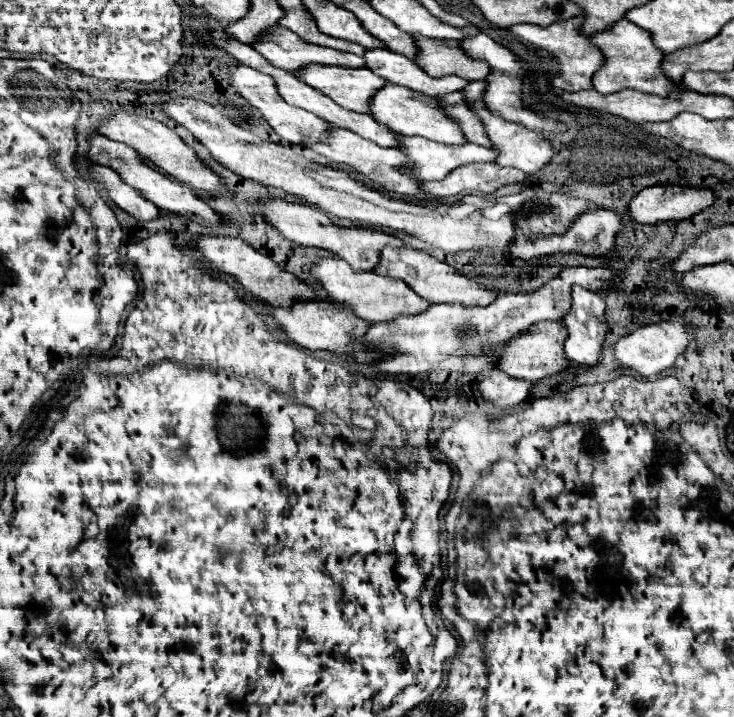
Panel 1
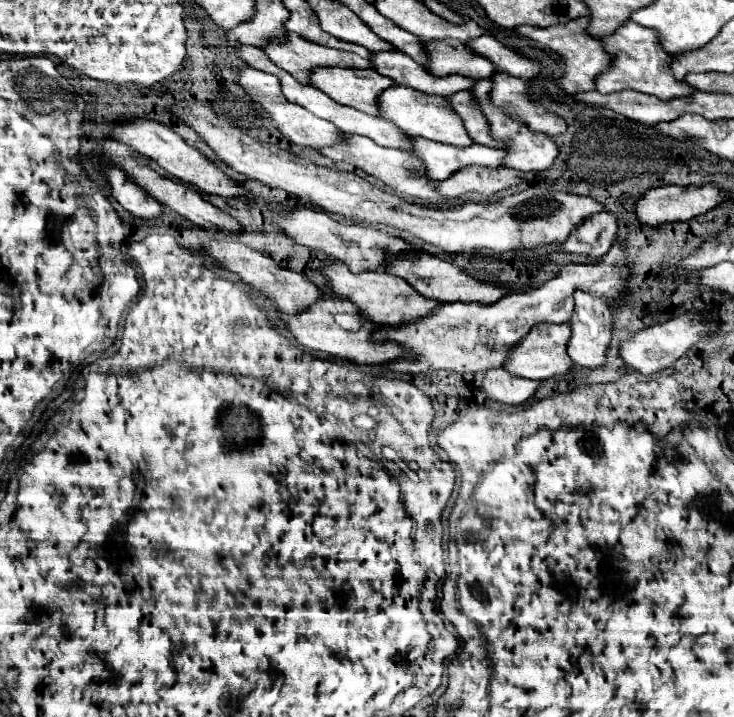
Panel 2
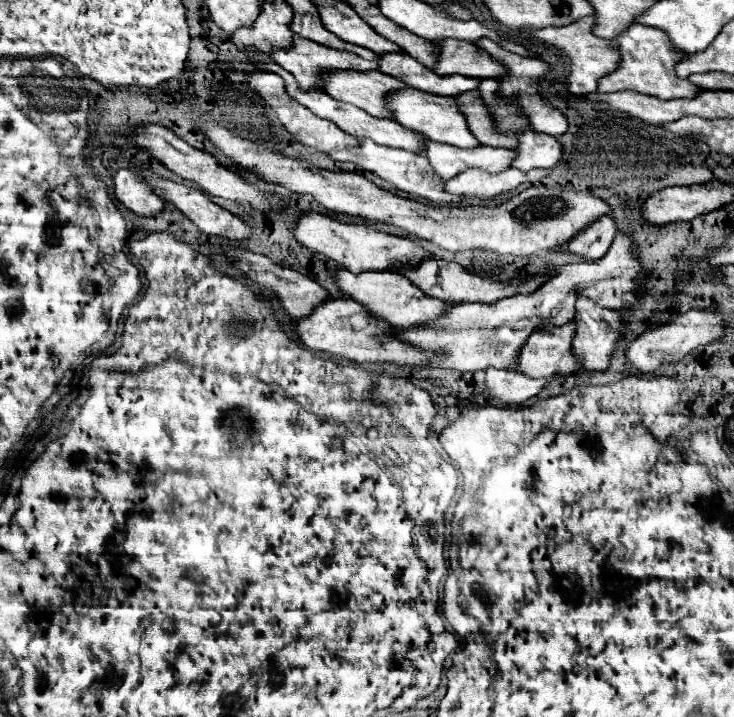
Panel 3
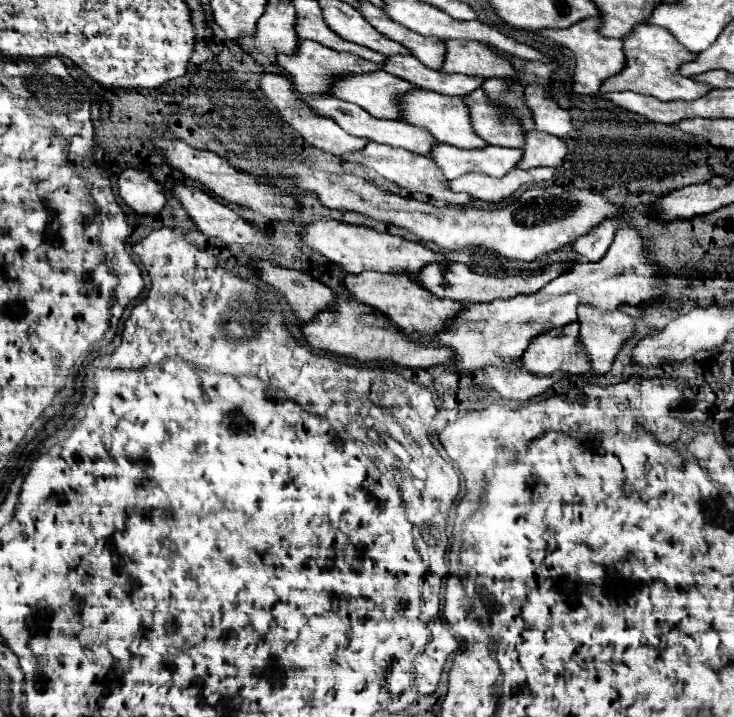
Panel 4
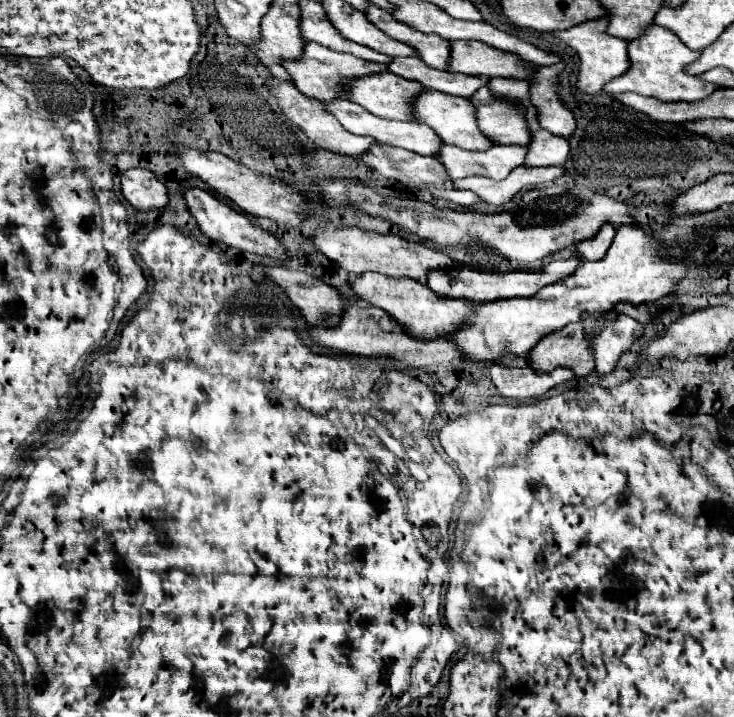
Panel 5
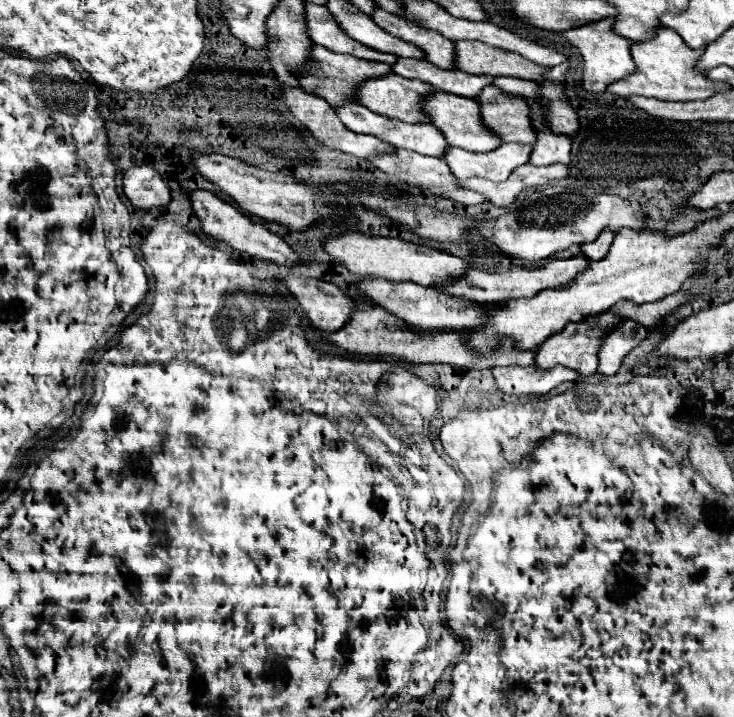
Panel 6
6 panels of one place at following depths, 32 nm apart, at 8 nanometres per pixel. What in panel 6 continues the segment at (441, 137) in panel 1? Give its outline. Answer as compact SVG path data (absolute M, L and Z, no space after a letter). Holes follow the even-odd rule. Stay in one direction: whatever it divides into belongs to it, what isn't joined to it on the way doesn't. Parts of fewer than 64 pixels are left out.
M436 92L436 94L426 96L422 108L428 114L430 124L434 124L452 146L458 146L468 152L490 152L490 150L496 150L498 146L502 146L500 136L492 136L492 132L488 132L488 128L484 128L480 124L480 106L476 104L474 98Z

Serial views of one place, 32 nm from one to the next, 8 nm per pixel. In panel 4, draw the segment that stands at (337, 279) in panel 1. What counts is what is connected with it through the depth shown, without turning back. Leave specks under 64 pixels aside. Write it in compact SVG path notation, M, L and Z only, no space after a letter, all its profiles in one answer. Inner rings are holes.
M362 272L358 276L346 276L344 286L354 294L356 300L384 312L384 316L394 322L404 334L410 332L440 332L444 328L444 320L452 320L460 308L464 308L464 302L456 300L442 300L432 296L420 282L416 282L410 276L390 276L380 272Z

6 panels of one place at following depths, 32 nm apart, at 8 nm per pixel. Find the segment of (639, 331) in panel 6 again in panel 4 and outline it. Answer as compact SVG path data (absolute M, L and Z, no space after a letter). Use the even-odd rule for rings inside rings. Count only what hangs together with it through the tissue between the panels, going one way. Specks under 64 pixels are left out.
M580 306L578 308L578 322L582 324L580 328L580 342L584 344L586 354L590 356L592 362L592 372L594 374L608 374L612 368L612 362L616 360L618 352L622 350L622 346L636 334L638 324L634 318L630 318L628 314L614 310L614 312L602 312L598 308L588 308L588 306Z

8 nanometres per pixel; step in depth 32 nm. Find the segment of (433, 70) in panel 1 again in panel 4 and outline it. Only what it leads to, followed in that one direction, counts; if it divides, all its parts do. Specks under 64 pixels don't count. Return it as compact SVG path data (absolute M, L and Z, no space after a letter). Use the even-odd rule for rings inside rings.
M446 40L446 60L442 72L460 72L466 76L482 78L516 78L518 72L512 66L510 56L492 52L482 42L472 40Z

